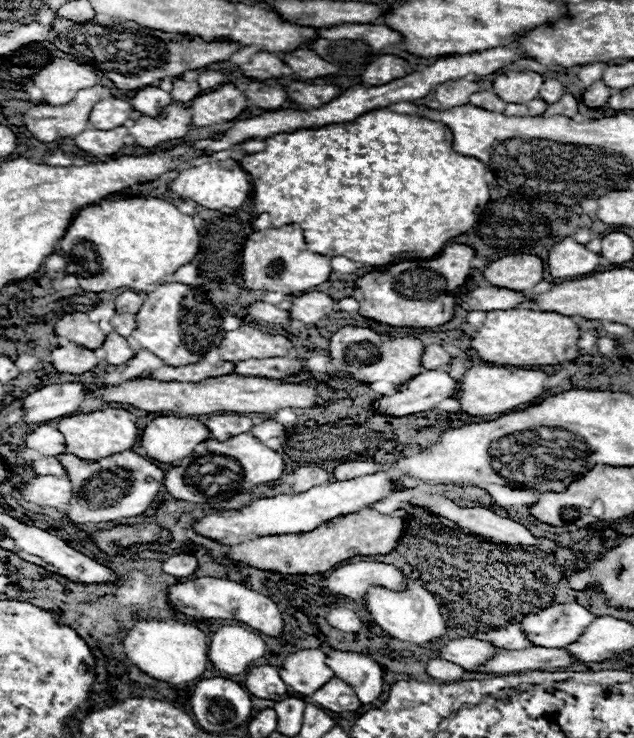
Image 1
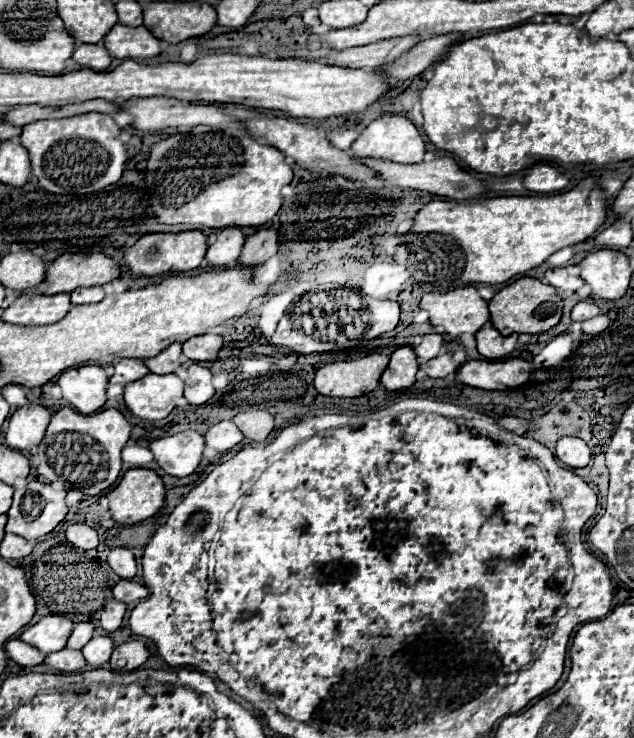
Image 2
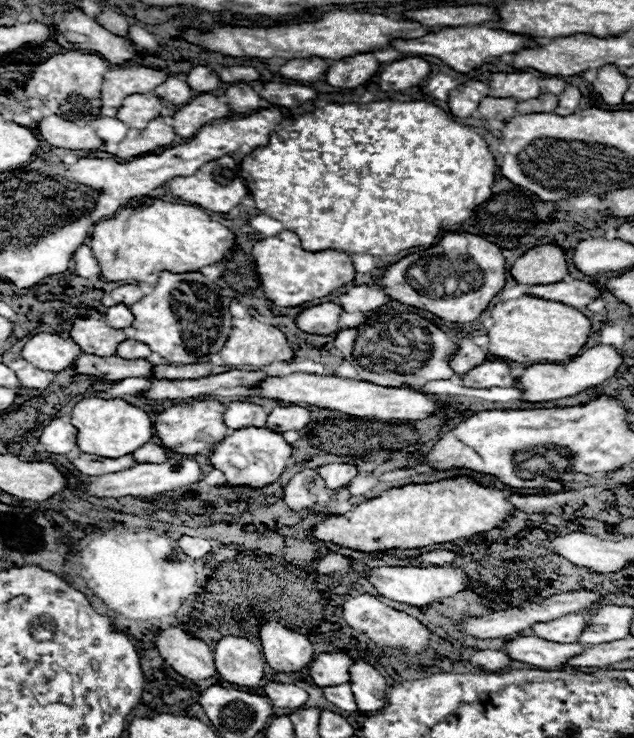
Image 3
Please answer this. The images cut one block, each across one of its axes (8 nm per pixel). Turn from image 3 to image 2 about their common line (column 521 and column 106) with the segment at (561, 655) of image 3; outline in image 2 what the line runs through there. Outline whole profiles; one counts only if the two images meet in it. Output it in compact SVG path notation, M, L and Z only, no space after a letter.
M94 636L84 648L82 648L82 654L86 658L86 662L90 666L102 666L110 660L110 654L114 650L114 644L112 644L112 638L108 636Z

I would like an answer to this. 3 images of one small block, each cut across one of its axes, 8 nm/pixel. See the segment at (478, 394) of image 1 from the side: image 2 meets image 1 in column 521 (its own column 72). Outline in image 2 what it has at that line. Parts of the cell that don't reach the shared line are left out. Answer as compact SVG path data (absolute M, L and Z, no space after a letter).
M100 366L68 368L60 374L58 386L62 388L62 398L80 414L92 414L106 402L108 374Z

